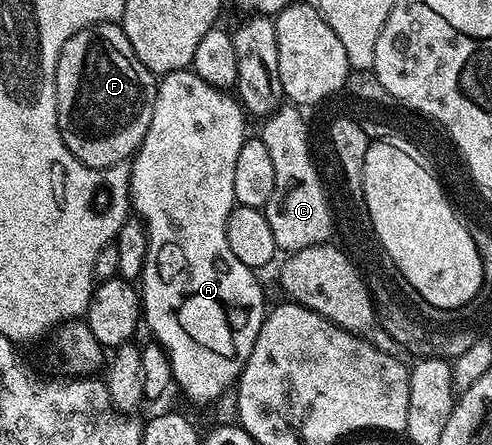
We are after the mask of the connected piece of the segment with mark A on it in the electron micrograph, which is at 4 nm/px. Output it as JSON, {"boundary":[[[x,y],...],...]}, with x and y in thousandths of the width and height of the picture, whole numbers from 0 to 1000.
{"boundary":[[[388,153],[335,164],[323,175],[305,285],[264,362],[264,461],[301,521],[297,591],[280,647],[289,721],[346,807],[350,854],[390,901],[423,910],[482,863],[500,807],[524,762],[541,683],[522,607],[490,591],[459,537],[459,501],[480,461],[476,375],[500,306],[498,247],[470,207],[419,187]]]}

